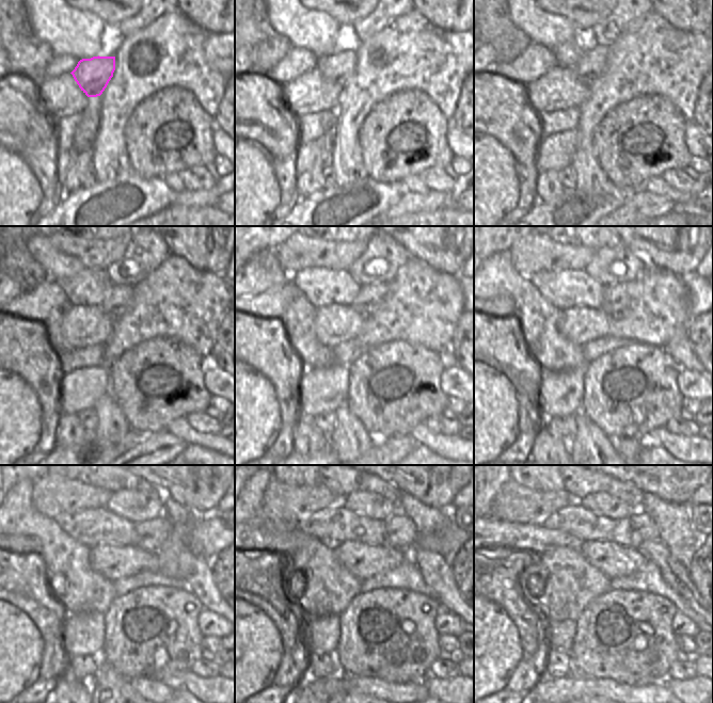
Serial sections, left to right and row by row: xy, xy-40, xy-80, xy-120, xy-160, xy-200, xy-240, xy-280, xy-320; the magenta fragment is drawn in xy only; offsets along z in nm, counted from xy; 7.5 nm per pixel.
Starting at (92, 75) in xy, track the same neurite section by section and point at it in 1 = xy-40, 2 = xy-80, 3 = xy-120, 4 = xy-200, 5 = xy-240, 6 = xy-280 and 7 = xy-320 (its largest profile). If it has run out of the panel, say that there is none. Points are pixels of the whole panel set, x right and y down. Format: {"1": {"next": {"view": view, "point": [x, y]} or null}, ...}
{"1": {"next": {"view": "xy-40", "point": [338, 67]}}, "2": {"next": {"view": "xy-80", "point": [592, 64]}}, "3": {"next": {"view": "xy-120", "point": [119, 301]}}, "4": {"next": {"view": "xy-200", "point": [617, 298]}}, "5": {"next": {"view": "xy-240", "point": [151, 534]}}, "6": {"next": {"view": "xy-280", "point": [401, 531]}}, "7": {"next": {"view": "xy-320", "point": [644, 528]}}}

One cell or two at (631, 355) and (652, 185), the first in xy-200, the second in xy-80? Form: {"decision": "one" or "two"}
{"decision": "two"}

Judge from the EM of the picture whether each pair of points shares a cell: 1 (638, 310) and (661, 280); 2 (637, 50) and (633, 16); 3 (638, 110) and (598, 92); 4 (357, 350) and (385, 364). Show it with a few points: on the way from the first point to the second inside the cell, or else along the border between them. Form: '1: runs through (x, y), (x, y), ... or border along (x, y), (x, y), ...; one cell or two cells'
1: runs through (644, 303), (651, 294), (653, 286); one cell
2: border along (652, 12), (636, 30), (614, 43); two cells
3: border along (646, 94), (616, 105), (602, 117); two cells
4: border along (370, 348), (348, 366); two cells

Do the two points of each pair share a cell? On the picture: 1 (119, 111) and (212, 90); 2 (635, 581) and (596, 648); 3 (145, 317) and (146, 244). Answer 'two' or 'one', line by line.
1: one
2: two
3: two

